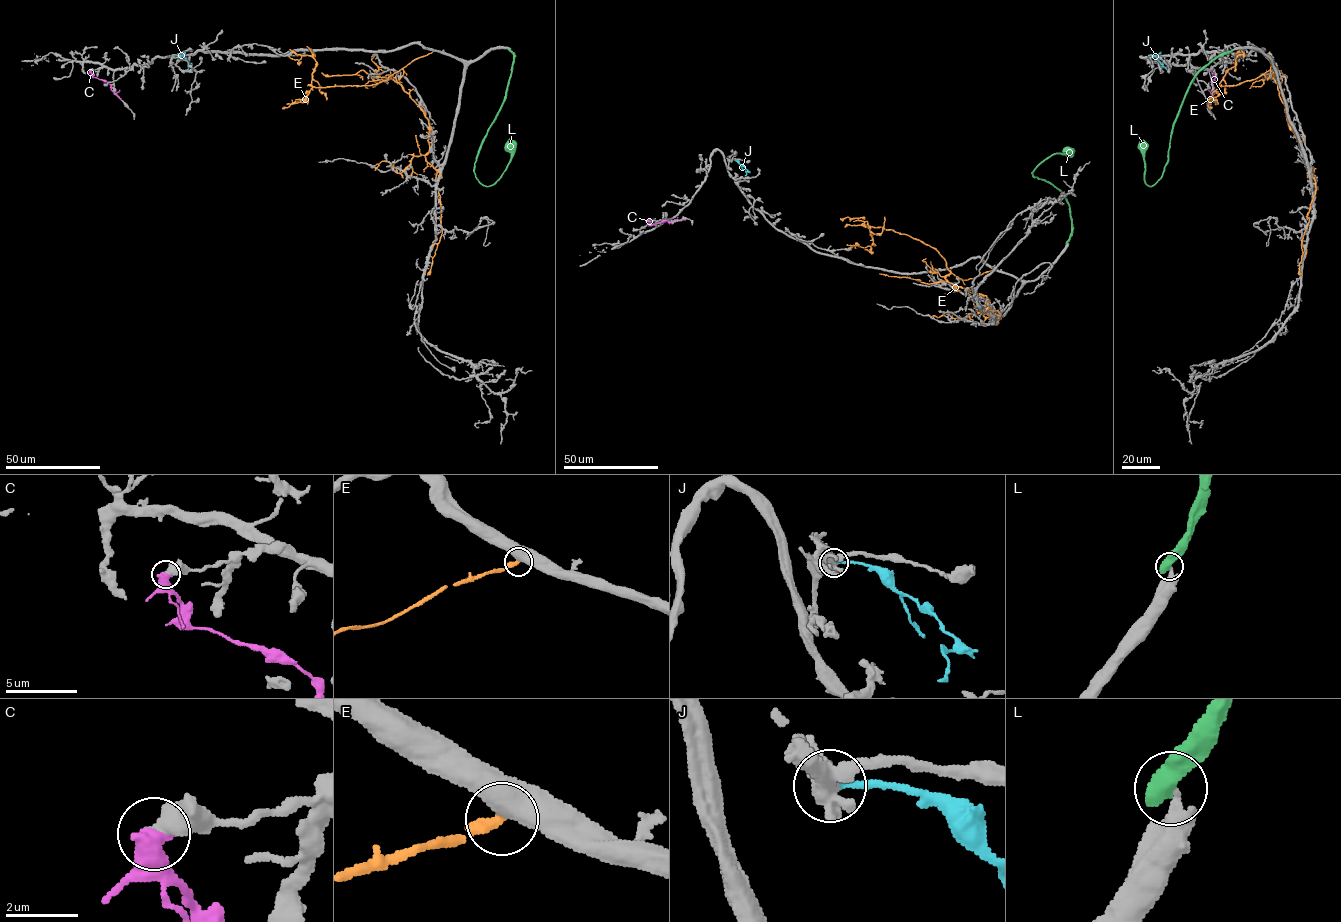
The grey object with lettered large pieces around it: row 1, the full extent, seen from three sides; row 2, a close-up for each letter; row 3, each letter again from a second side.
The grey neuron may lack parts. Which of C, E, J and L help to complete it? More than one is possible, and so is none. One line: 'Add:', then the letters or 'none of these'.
Add: none of these

